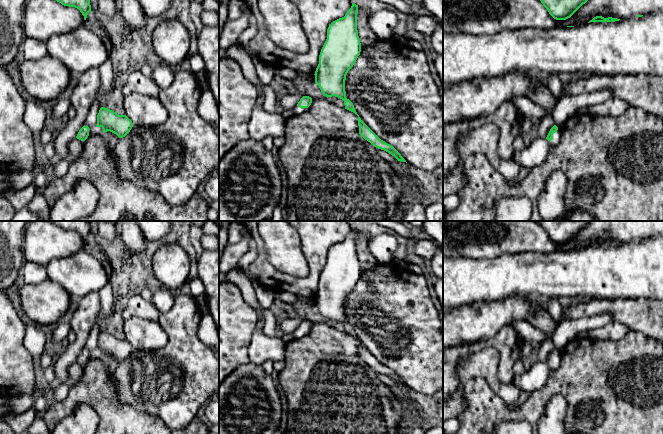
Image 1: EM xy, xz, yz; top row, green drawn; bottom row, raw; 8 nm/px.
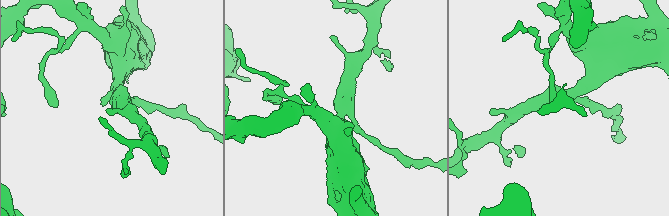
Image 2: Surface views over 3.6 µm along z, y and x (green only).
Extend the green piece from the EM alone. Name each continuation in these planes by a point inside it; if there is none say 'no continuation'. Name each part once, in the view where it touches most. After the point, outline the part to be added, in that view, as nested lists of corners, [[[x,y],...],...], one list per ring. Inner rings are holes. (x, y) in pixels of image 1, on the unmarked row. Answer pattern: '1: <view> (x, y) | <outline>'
1: yz (557, 359) | [[[558,351],[558,354],[553,358],[553,363],[551,365],[549,365],[549,368],[551,370],[555,370],[560,366],[560,362],[561,362],[561,355],[560,355],[560,351]]]

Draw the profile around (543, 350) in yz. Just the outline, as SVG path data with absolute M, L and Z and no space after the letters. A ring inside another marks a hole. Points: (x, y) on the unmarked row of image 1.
M550 339L544 340L544 342L537 346L534 353L537 360L546 362L550 353L555 349L554 343Z

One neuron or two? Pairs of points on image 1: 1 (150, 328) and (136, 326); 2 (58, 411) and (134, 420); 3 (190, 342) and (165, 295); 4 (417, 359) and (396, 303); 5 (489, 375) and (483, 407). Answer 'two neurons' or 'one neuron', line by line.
1: one neuron
2: one neuron
3: two neurons
4: one neuron
5: two neurons

